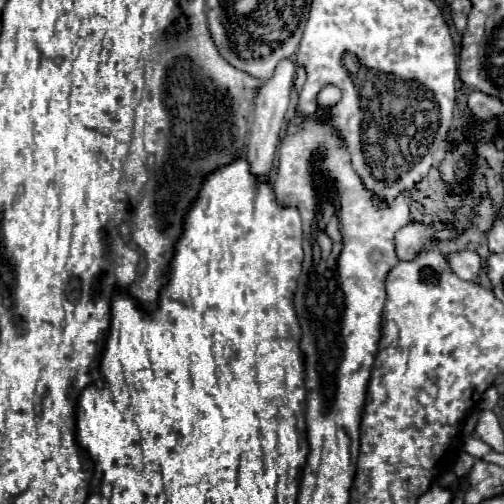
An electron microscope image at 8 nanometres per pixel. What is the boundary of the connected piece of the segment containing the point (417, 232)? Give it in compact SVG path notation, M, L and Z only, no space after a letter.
M408 223L396 233L396 255L402 261L414 259L424 245L426 239L440 237L446 239L452 233L448 231L448 223L434 223L434 225L422 225L422 223Z

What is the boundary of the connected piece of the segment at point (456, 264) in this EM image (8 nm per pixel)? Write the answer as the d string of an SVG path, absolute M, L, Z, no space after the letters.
M460 251L460 253L446 255L446 261L448 261L450 269L460 279L466 279L466 281L474 281L478 271L482 269L482 259L474 251Z

